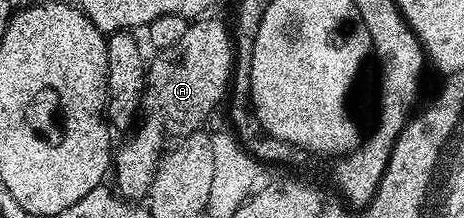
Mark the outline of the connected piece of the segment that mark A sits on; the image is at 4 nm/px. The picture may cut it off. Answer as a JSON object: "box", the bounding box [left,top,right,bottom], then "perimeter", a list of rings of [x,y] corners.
{"box":[111,19,235,199],"perimeter":[[[209,19],[194,20],[175,47],[160,50],[157,58],[148,62],[143,116],[135,129],[137,137],[123,142],[111,161],[112,172],[117,172],[116,192],[126,199],[148,198],[157,165],[167,149],[165,132],[174,133],[177,139],[198,132],[213,108],[226,100],[235,64],[235,41],[230,26],[228,29],[221,21],[205,20]]]}

